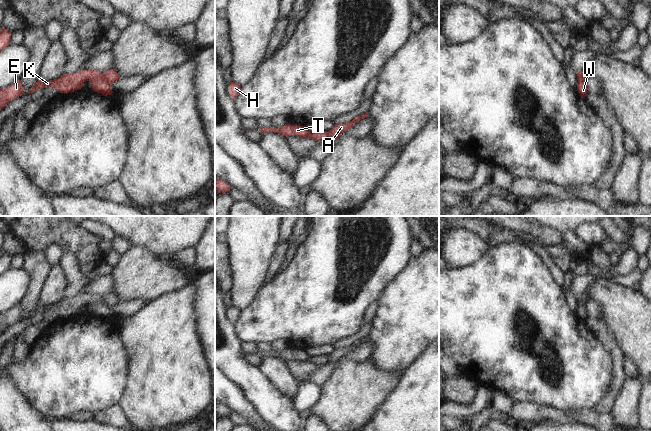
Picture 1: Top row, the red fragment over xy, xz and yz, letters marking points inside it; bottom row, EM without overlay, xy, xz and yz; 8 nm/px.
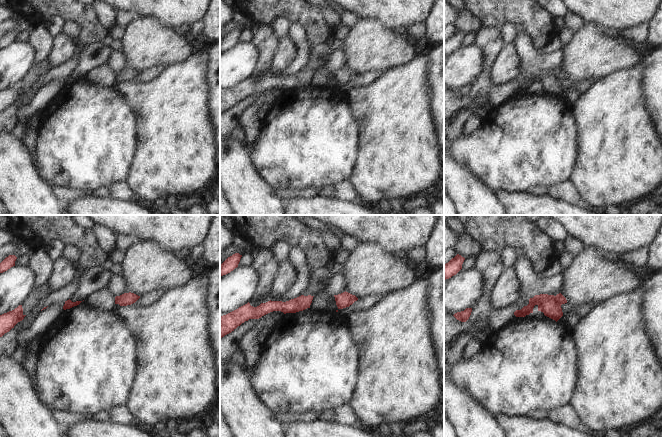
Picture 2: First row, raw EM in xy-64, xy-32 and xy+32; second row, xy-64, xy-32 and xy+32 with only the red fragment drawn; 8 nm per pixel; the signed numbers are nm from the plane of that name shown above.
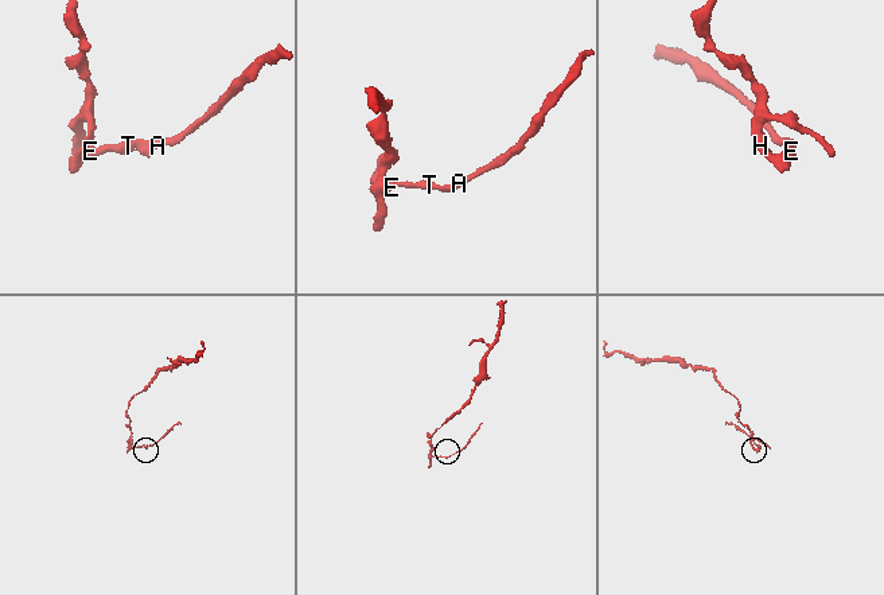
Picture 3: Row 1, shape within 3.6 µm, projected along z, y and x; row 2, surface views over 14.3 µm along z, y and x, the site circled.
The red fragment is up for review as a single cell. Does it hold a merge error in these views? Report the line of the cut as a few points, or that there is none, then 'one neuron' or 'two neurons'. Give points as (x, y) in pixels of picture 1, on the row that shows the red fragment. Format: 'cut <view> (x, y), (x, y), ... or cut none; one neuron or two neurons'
cut xy (102, 73), (105, 80), (110, 84); two neurons

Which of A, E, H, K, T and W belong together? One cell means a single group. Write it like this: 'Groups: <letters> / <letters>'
Groups: A / E H K T W.

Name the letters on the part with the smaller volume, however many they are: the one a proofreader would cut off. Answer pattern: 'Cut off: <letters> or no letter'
Cut off: A

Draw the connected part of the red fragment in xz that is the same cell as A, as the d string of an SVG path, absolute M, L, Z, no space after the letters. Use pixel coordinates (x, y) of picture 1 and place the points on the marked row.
M368 113L358 116L354 118L352 121L347 122L345 124L338 124L334 125L332 129L329 131L329 138L332 140L336 140L342 133L348 131L351 129L356 123L358 123L360 120L368 118Z

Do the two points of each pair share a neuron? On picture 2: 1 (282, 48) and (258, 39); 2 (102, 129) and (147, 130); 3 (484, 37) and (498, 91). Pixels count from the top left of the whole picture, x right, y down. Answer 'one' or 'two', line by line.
1: two
2: two
3: two

